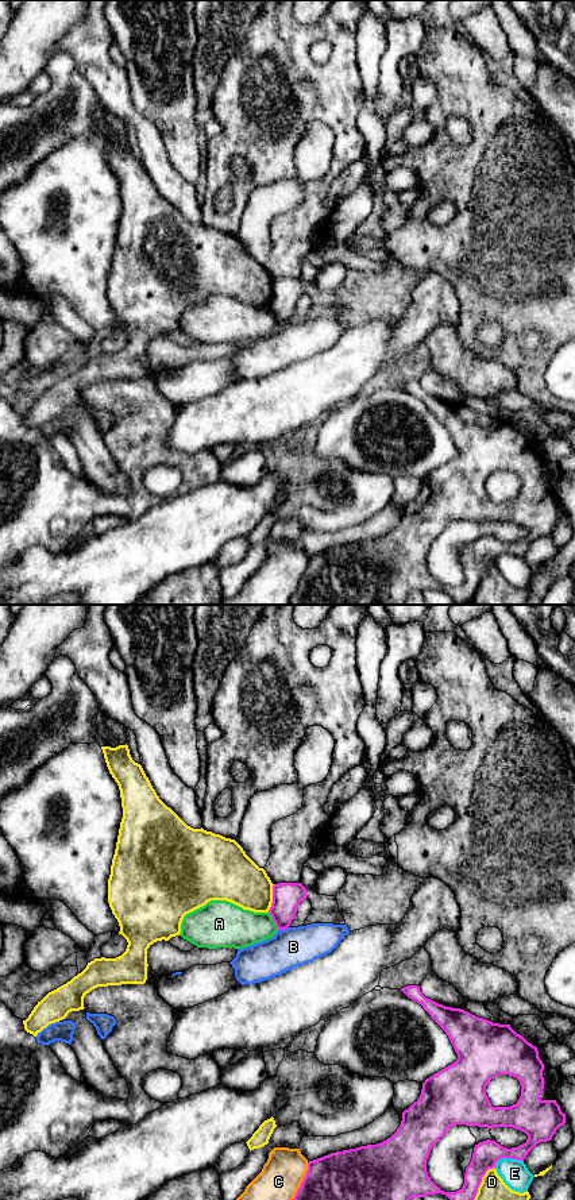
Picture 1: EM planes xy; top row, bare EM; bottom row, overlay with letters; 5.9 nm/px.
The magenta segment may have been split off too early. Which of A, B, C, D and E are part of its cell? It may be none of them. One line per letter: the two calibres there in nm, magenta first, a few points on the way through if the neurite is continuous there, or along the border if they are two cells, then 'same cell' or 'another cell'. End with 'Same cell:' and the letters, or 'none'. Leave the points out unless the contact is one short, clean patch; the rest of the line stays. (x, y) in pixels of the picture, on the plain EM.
A: 180 nm thick on the magenta side, 240 nm on the other; border along xy (267, 308), (278, 324); another cell
B: 180 nm thick on the magenta side, 240 nm on the other; border along xy (288, 321), (278, 325); another cell
C: 500 nm thick on the magenta side, 300 nm on the other; another cell
D: 150 nm thick on the magenta side, 280 nm on the other; another cell
E: 160 nm thick on the magenta side, 160 nm on the other; another cell
Same cell: none

